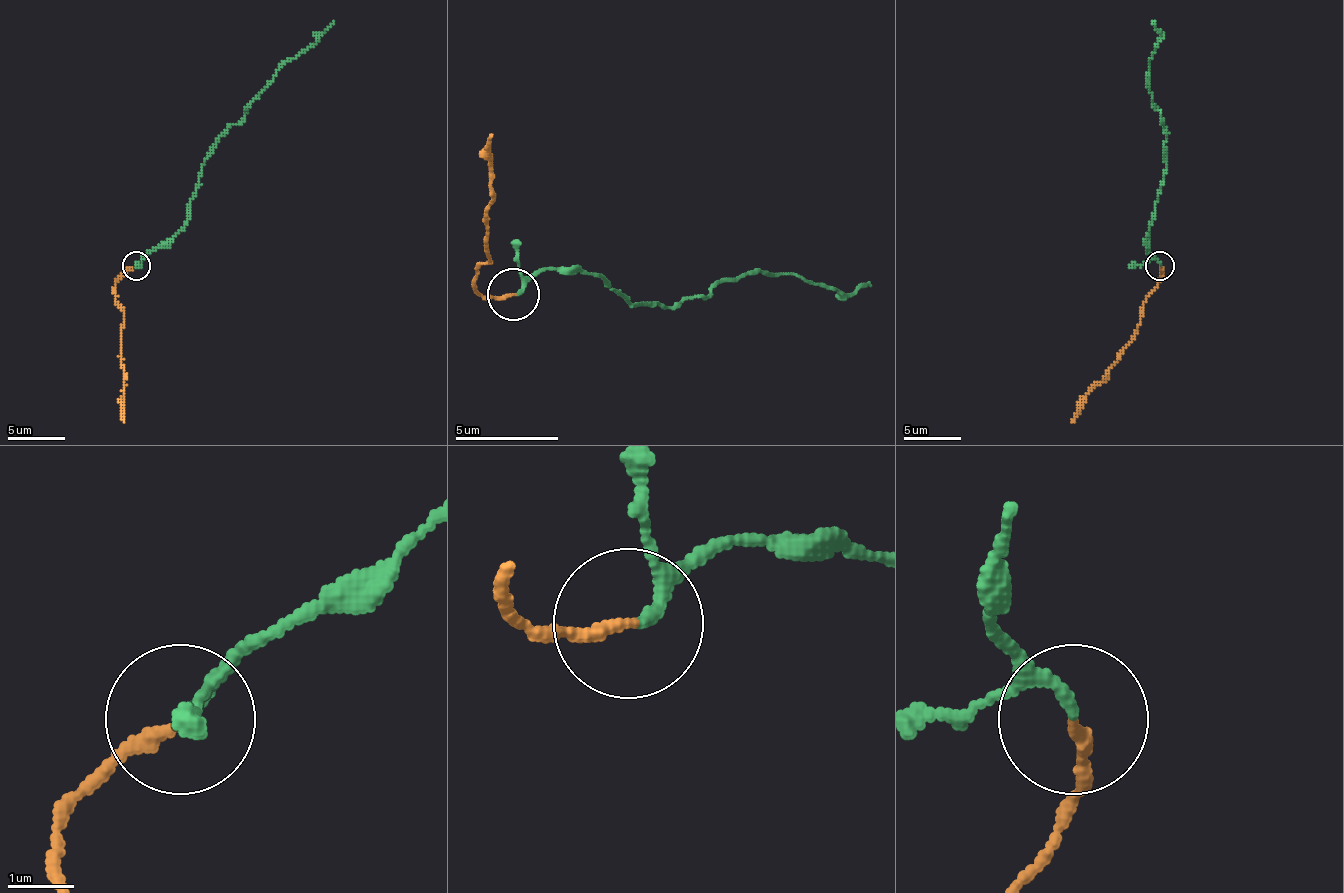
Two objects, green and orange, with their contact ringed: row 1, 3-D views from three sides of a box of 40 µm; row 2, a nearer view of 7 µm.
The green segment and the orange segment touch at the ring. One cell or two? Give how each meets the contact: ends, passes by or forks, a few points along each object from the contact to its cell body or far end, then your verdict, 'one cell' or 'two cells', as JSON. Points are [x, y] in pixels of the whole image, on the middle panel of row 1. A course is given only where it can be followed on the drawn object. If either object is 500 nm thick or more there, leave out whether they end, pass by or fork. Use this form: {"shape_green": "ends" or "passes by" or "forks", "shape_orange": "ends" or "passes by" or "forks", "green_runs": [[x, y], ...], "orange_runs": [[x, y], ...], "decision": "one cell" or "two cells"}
{"shape_green": "passes by", "shape_orange": "ends", "green_runs": [[517, 296], [543, 270], [584, 270], [631, 306], [709, 296], [740, 275], [803, 275], [844, 296], [870, 280]], "orange_runs": [[512, 296], [475, 290], [475, 270], [491, 259], [486, 249], [491, 134]], "decision": "one cell"}

